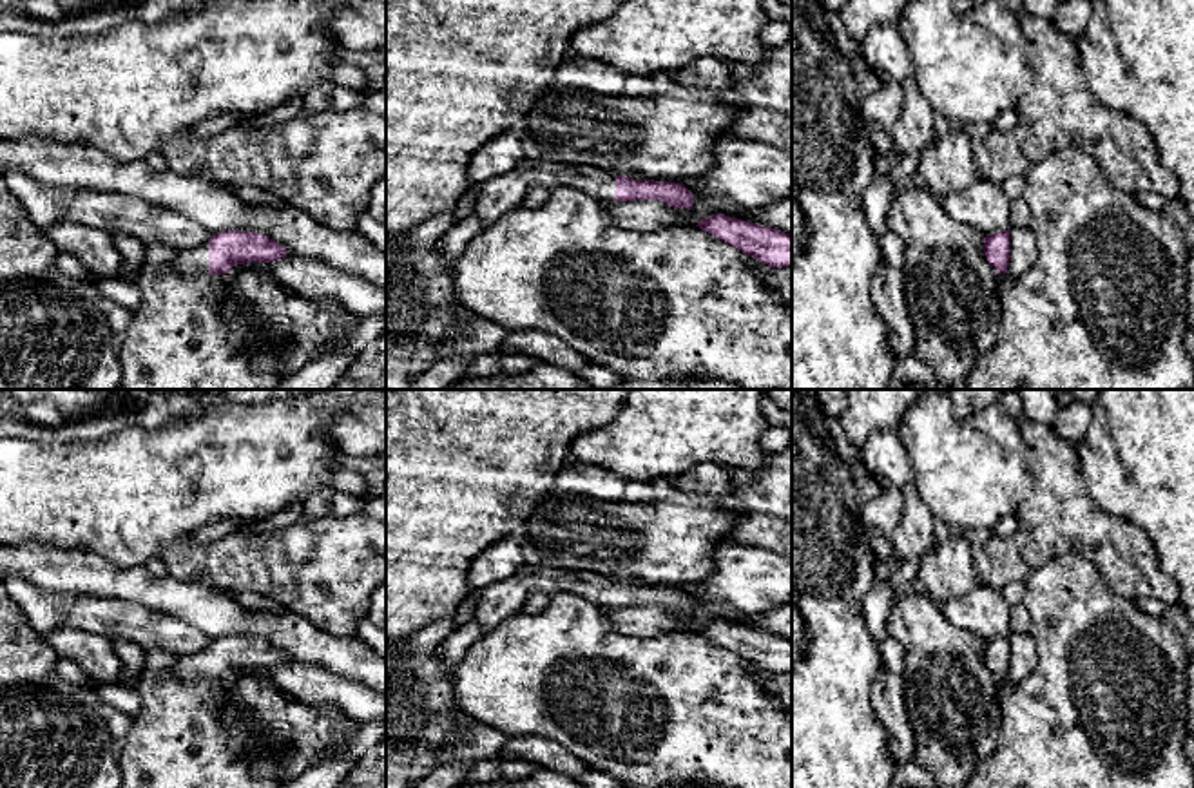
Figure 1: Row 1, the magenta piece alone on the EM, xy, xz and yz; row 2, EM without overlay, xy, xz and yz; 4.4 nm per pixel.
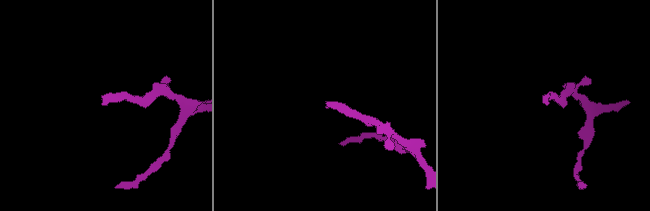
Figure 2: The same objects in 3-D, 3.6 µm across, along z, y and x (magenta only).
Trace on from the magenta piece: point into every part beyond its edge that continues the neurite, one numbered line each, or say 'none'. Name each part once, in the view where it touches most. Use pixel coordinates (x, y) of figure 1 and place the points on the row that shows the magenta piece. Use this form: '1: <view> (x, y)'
1: xy (194, 259)

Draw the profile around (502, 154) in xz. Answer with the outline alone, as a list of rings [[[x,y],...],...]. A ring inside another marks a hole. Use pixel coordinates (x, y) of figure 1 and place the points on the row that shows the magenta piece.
[[[518,129],[506,130],[475,150],[467,161],[471,183],[486,185],[507,176],[524,163],[522,134]]]

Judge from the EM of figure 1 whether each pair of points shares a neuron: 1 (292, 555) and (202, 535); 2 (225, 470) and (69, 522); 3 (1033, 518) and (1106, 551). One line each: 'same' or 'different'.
1: different
2: same
3: same

